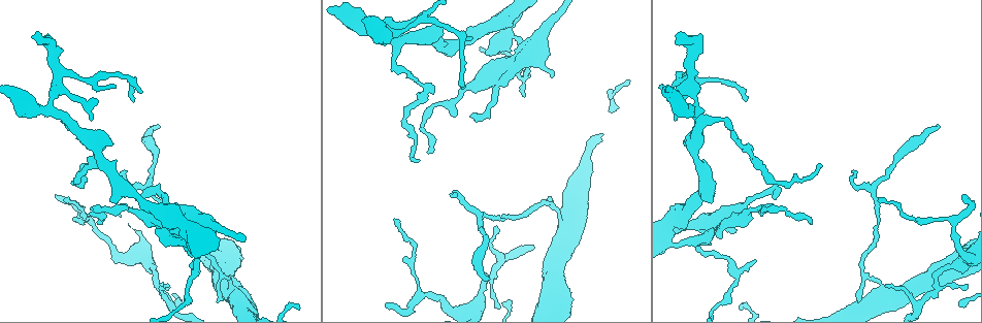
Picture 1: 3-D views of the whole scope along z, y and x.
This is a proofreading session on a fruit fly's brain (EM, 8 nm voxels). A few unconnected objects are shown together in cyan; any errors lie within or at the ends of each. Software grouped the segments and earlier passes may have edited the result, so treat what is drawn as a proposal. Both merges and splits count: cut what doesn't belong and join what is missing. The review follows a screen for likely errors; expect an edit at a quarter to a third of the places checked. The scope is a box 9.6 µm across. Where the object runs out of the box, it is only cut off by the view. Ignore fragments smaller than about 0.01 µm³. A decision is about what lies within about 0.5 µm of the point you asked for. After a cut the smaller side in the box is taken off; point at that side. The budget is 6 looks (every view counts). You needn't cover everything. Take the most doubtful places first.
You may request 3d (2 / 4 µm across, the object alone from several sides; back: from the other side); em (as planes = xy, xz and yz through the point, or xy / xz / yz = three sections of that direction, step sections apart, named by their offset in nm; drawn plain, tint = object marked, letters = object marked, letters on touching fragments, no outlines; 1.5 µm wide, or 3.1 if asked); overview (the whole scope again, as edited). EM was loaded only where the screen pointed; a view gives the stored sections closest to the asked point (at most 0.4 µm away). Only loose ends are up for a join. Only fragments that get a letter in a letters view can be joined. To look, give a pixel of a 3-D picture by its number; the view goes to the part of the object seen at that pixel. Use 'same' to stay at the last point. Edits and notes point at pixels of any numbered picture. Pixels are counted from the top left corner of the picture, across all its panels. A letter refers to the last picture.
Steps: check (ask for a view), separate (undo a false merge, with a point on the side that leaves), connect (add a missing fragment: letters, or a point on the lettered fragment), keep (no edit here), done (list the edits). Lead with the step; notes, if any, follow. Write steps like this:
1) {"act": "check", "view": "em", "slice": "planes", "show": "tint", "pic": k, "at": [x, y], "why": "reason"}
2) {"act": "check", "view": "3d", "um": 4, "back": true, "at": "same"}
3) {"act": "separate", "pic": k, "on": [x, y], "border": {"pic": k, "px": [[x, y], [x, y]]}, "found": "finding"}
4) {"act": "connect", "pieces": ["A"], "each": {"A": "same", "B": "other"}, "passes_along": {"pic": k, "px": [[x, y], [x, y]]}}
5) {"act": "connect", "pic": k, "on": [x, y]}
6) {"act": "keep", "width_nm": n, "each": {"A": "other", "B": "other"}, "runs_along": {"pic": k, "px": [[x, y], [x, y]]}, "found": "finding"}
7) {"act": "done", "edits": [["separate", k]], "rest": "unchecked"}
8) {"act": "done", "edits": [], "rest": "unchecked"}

{"act": "check", "view": "em", "slice": "xz", "step": 8, "show": "letters", "pic": 1, "at": [810, 223], "why": "tapers out"}

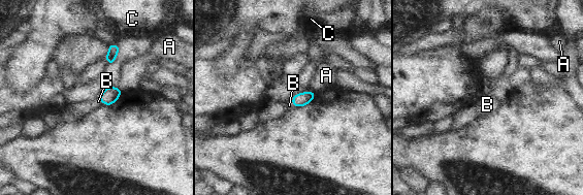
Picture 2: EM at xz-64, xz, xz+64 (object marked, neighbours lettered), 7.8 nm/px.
{"act": "connect", "pieces": ["B"], "width_nm": 100, "longest_contact_nm": ["B", 100], "each": {"A": "other", "B": "same", "C": "other"}, "found": "it goes on there"}

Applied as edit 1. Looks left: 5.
{"act": "check", "view": "overview"}

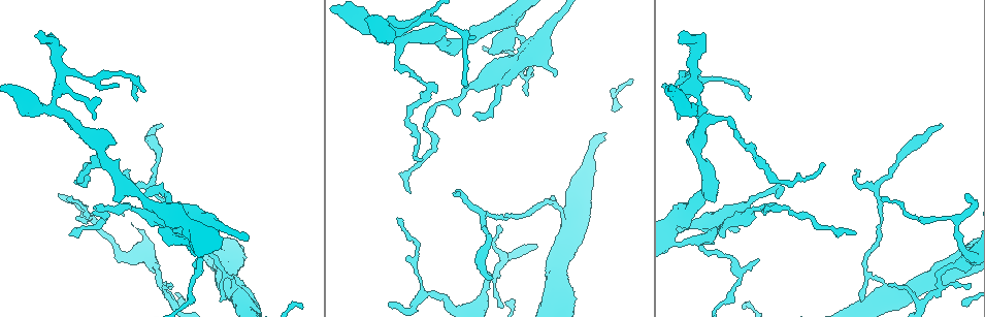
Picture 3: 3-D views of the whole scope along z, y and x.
{"act": "check", "view": "3d", "um": 4, "pic": 3, "at": [555, 76], "why": "free end"}

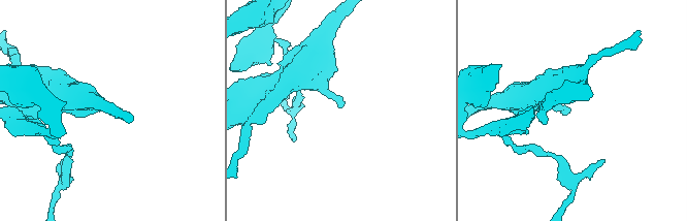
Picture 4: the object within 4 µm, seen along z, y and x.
{"act": "check", "view": "em", "slice": "xy", "step": 4, "show": "letters", "pic": 4, "at": [342, 106], "why": "shape alone is not enough"}

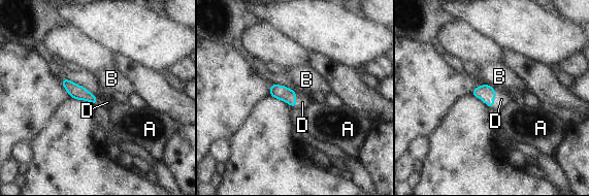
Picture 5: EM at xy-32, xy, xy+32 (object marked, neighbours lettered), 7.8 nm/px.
{"act": "check", "view": "em", "slice": "planes", "show": "letters", "at": "same", "why": "cut it another way"}

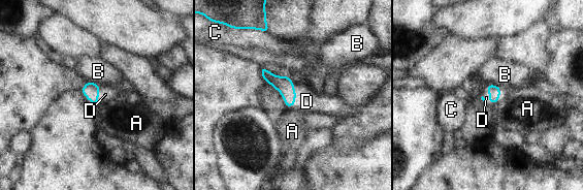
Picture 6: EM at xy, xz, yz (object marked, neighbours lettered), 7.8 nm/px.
{"act": "connect", "pieces": ["D"], "each": {"A": "other", "B": "other", "C": "other", "D": "same"}, "found": "the neuron continues"}

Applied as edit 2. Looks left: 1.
{"act": "check", "view": "em", "slice": "planes", "show": "letters", "pic": 3, "at": [552, 198], "why": "tapers out"}

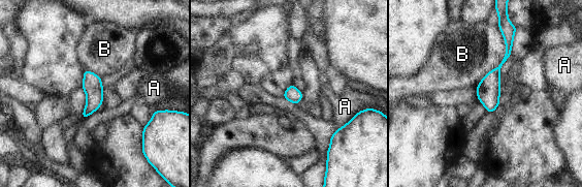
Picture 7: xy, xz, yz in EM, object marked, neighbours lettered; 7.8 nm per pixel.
{"act": "keep", "each": {"A": "other", "B": "other"}, "runs_along": {"pic": 7, "px": [[509, 33], [490, 110]]}, "found": "no lettered fragment goes on from it"}

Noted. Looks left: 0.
{"act": "done", "edits": [["connect", 2], ["connect", 6]], "rest": "unchecked"}

